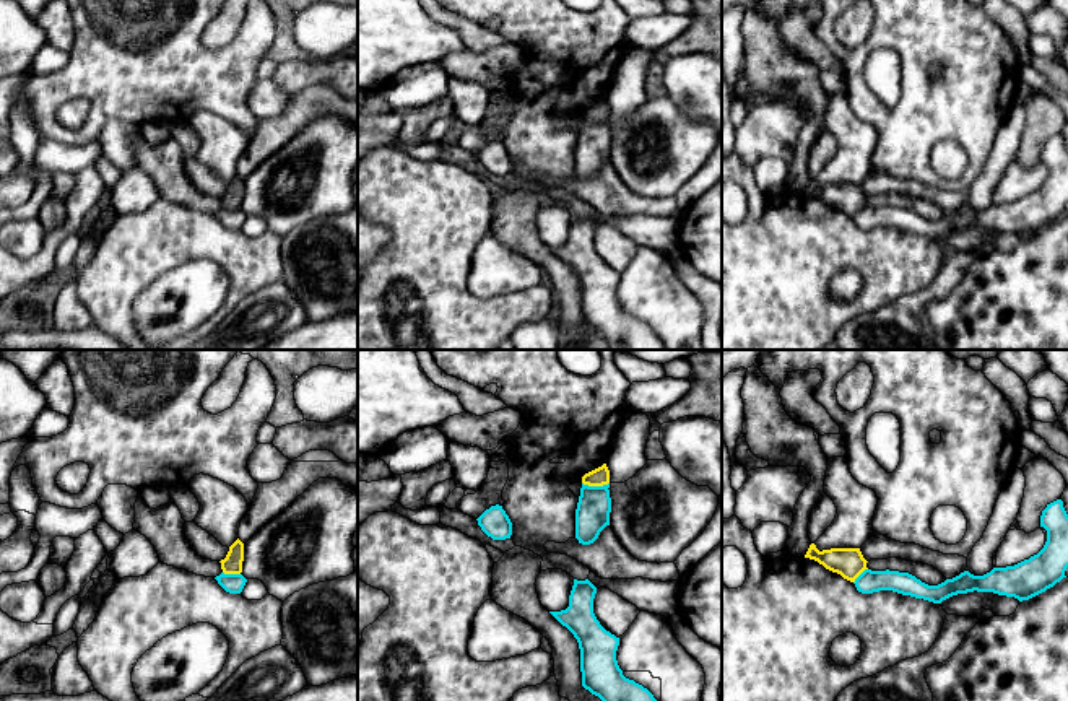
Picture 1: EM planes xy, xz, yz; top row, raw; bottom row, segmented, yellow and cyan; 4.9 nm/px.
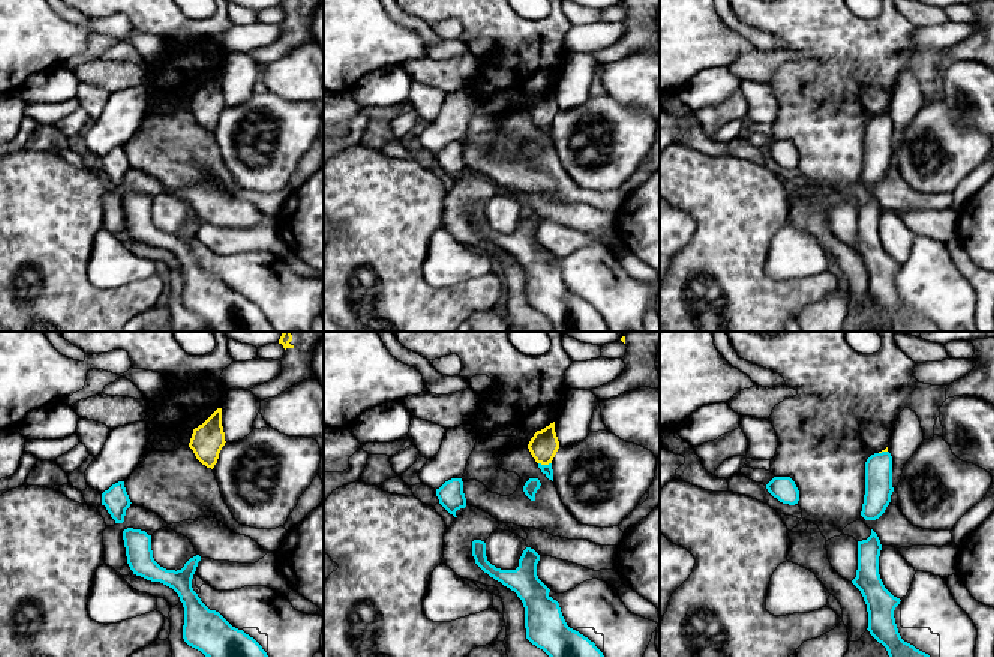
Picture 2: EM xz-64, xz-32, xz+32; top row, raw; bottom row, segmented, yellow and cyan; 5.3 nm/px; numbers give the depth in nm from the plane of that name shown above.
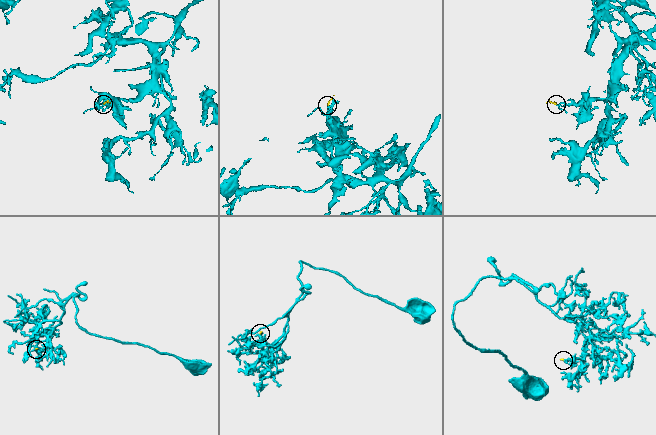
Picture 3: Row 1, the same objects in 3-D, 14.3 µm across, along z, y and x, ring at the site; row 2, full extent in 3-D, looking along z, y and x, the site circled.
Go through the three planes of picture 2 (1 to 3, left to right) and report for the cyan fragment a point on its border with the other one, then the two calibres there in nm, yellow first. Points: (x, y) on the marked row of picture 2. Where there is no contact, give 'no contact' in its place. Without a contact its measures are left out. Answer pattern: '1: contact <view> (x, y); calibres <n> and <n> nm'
1: no contact
2: contact xz-32 (544, 464); calibres 160 and 50 nm
3: contact xz+32 (882, 450); calibres 20 and 140 nm

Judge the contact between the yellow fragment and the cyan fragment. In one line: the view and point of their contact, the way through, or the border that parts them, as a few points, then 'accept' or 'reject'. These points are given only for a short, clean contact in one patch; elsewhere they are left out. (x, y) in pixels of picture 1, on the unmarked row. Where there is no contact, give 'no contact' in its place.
contact xz (595, 121); border xz (582, 117), (589, 121), (608, 119); reject

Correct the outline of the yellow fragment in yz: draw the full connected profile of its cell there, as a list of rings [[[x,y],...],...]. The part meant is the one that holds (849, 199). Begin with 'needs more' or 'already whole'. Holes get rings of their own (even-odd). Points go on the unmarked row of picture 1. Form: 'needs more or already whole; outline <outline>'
already whole; outline [[[814,179],[810,181],[805,194],[814,195],[826,205],[840,210],[844,215],[855,218],[865,207],[866,195],[860,184],[831,184],[819,187]]]

